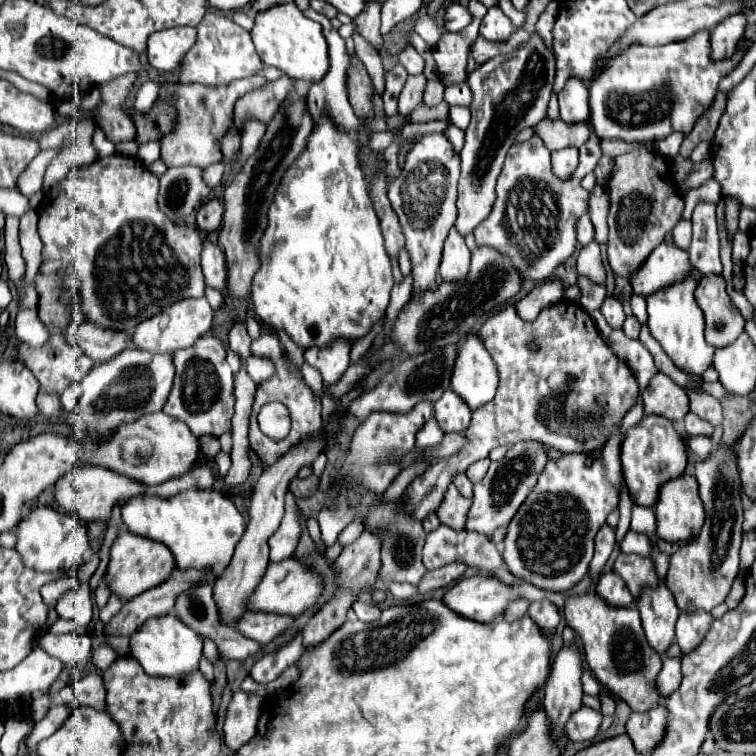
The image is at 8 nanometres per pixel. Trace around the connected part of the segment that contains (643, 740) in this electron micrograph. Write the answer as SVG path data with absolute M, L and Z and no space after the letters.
M656 707L646 713L632 713L626 721L626 735L632 739L638 753L648 753L666 731L666 707Z

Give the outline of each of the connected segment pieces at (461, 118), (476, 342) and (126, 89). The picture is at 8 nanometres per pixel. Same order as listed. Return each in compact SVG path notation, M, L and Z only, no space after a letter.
M456 105L450 107L450 121L452 121L456 127L466 130L471 121L471 112L469 108Z
M476 333L466 335L466 341L458 345L450 387L468 403L472 411L488 403L496 393L496 363Z
M126 73L100 87L102 99L96 107L96 123L112 143L130 141L136 137L134 121L128 119L126 109L128 95L136 85L136 81L138 73Z

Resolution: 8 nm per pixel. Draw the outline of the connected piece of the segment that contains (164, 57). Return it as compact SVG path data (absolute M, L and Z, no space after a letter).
M172 27L158 31L148 39L148 61L152 67L164 73L172 73L180 67L184 55L196 43L194 27Z

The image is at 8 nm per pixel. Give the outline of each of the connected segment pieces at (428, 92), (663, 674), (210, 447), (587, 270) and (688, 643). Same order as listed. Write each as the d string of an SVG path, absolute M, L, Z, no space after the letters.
M438 79L428 81L428 83L426 83L426 89L424 89L424 95L422 95L422 105L434 107L434 105L438 105L442 99L444 99L444 85L442 85Z
M680 657L674 659L664 659L664 667L658 675L658 691L662 697L670 695L670 691L674 691L674 687L678 687L682 675L680 675Z
M202 437L200 443L202 443L202 453L206 457L214 457L220 451L220 441L216 437Z
M588 243L580 249L580 255L578 255L578 273L590 277L592 281L604 285L604 267L602 267L602 257L600 257L600 247L598 243Z
M682 611L676 623L676 643L682 649L682 653L694 649L702 635L706 633L706 627L710 627L712 617L706 611Z

